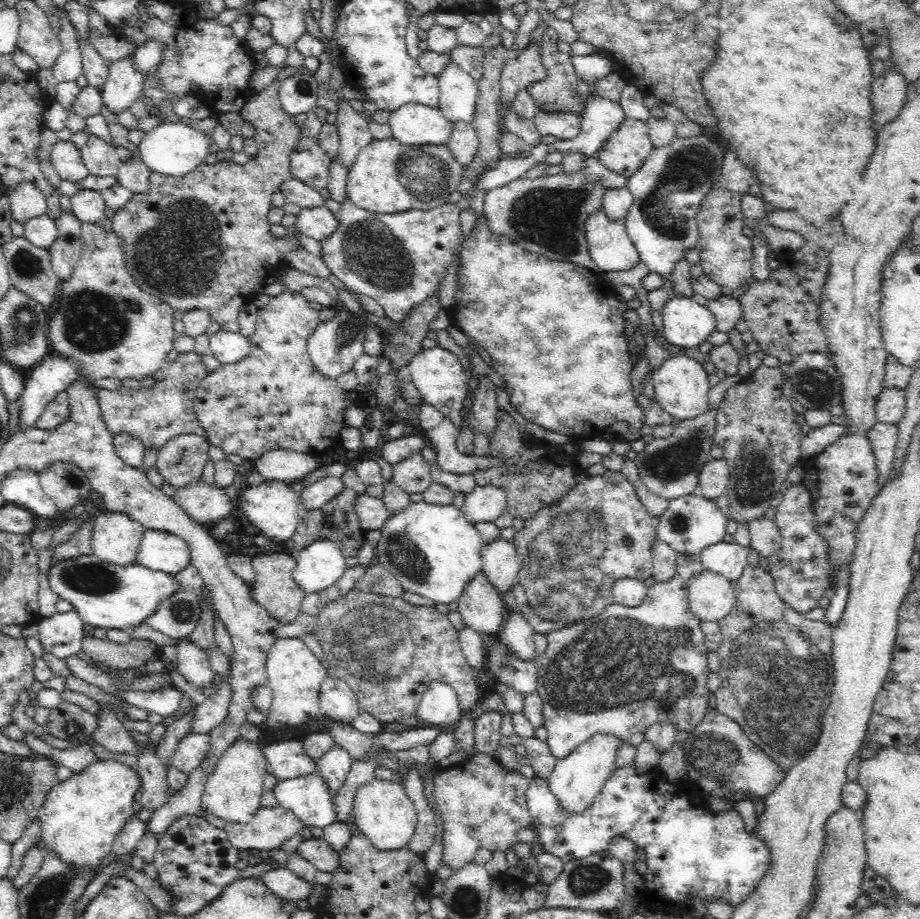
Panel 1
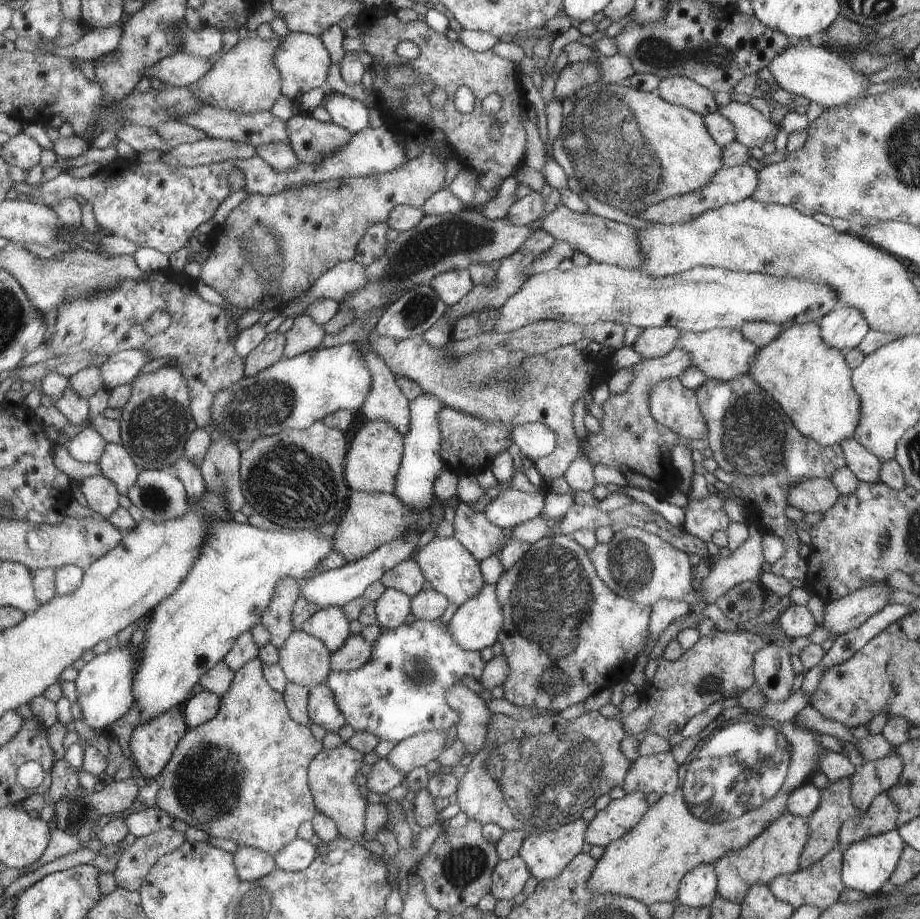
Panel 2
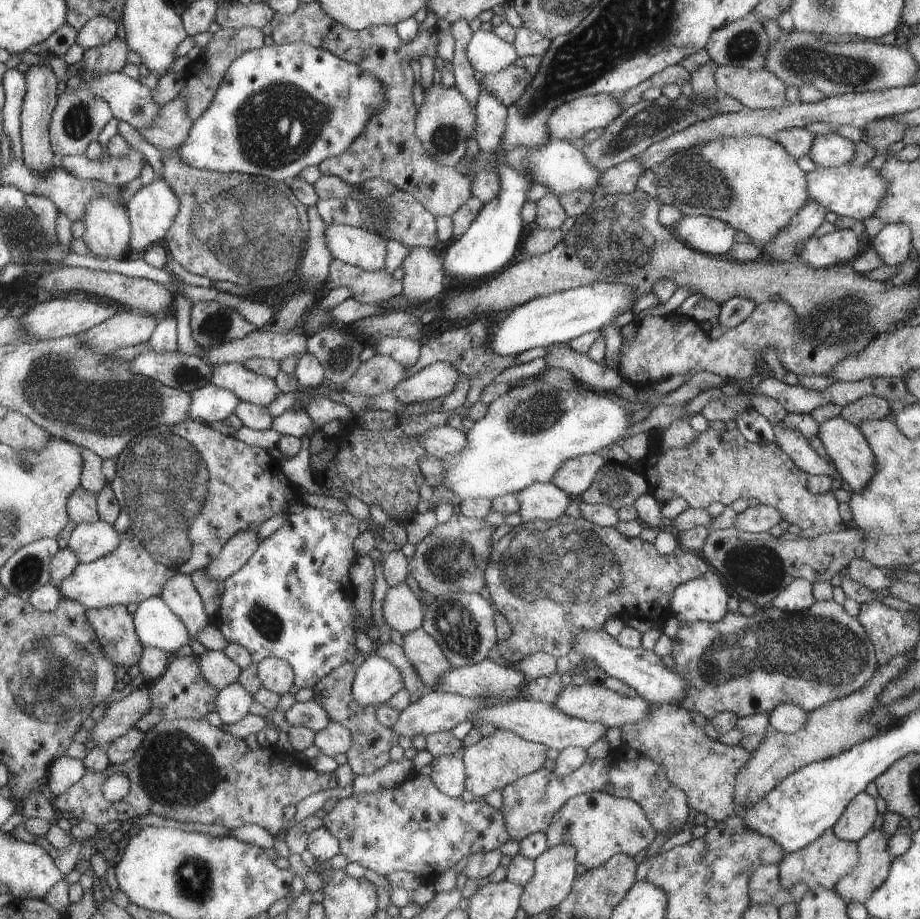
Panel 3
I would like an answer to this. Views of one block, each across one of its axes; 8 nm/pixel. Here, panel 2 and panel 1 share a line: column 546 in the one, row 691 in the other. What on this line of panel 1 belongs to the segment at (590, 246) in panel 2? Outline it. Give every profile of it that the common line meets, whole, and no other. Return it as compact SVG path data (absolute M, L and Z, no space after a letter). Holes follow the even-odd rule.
M223 680L207 699L195 706L193 721L191 722L191 732L196 734L206 734L216 728L227 717L231 701L230 680Z

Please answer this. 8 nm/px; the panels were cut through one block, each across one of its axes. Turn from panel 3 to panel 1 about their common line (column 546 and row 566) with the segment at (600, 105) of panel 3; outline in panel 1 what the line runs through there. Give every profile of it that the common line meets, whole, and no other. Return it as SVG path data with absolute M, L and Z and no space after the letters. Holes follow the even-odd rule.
M101 512L93 518L93 554L116 566L137 565L143 526L126 513Z

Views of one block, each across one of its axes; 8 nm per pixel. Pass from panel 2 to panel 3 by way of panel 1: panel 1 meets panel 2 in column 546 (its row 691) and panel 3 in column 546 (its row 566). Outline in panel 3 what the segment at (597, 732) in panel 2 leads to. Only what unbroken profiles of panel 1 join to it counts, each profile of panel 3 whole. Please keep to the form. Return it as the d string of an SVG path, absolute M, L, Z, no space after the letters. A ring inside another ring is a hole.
M495 729L489 736L481 736L475 744L464 747L461 754L464 764L464 790L471 792L474 797L480 798L489 794L491 790L503 790L517 778L543 768L546 759L544 744L534 743L522 739L510 730Z

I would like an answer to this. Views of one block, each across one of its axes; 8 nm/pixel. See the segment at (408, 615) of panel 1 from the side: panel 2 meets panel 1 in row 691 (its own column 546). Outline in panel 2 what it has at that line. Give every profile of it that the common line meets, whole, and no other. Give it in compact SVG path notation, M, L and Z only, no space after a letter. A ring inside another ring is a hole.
M369 334L367 338L367 348L379 354L394 376L405 376L417 382L423 393L435 396L443 407L476 415L485 422L496 420L515 426L541 422L549 426L555 432L555 448L533 461L533 467L543 482L563 476L580 452L581 442L572 423L571 408L575 400L579 400L587 390L592 392L607 374L611 374L609 361L612 355L595 360L574 345L559 346L541 356L529 356L521 350L499 346L495 350L477 350L477 354L471 352L447 358L445 345L433 348L422 336L397 340Z

